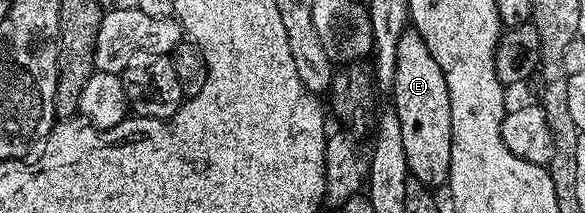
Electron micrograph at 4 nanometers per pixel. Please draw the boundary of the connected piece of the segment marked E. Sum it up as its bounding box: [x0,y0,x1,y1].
[390,30,450,189]

